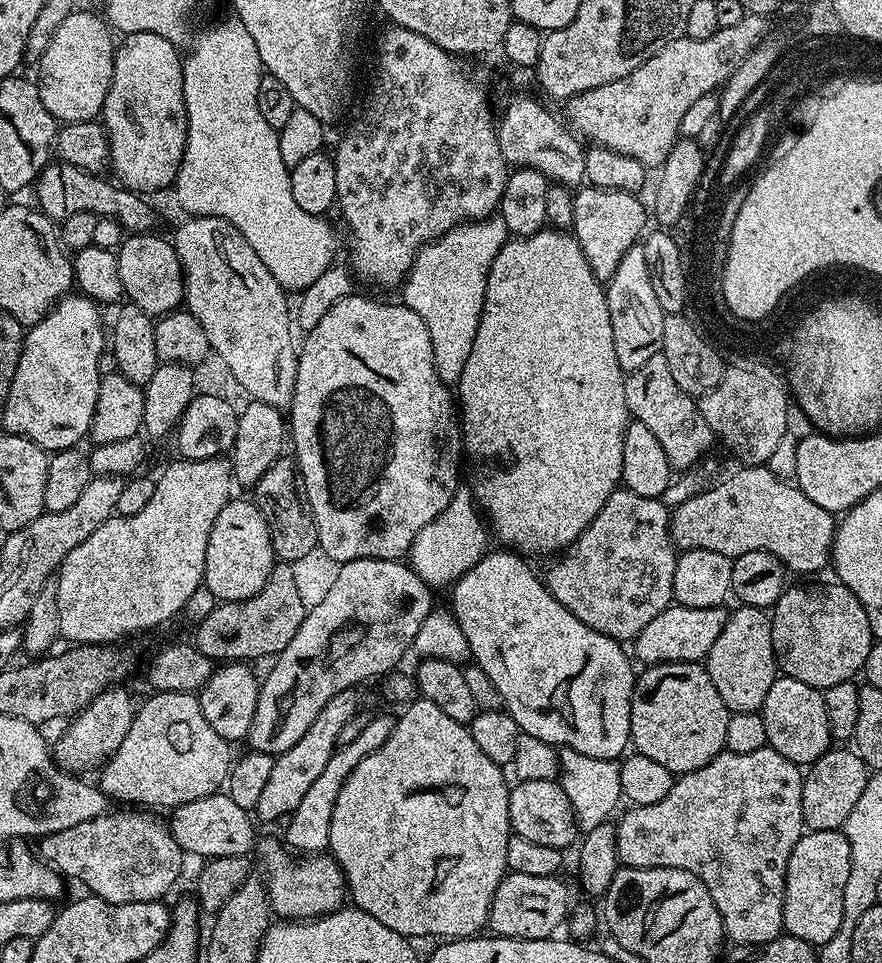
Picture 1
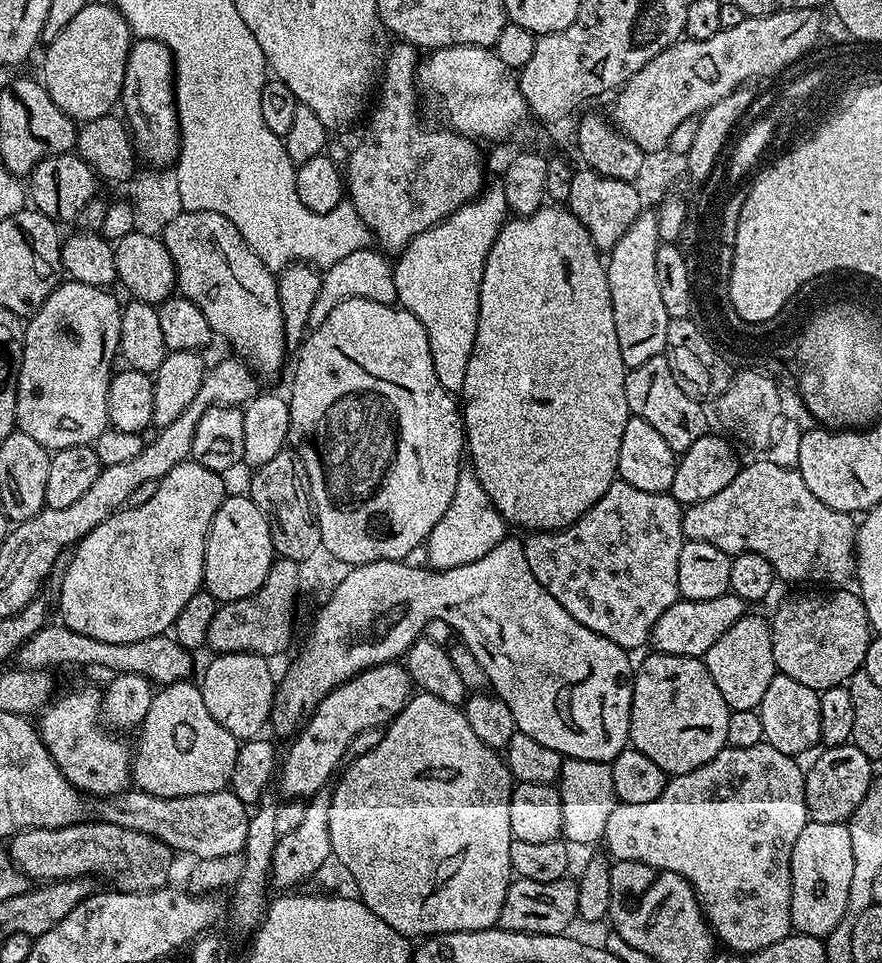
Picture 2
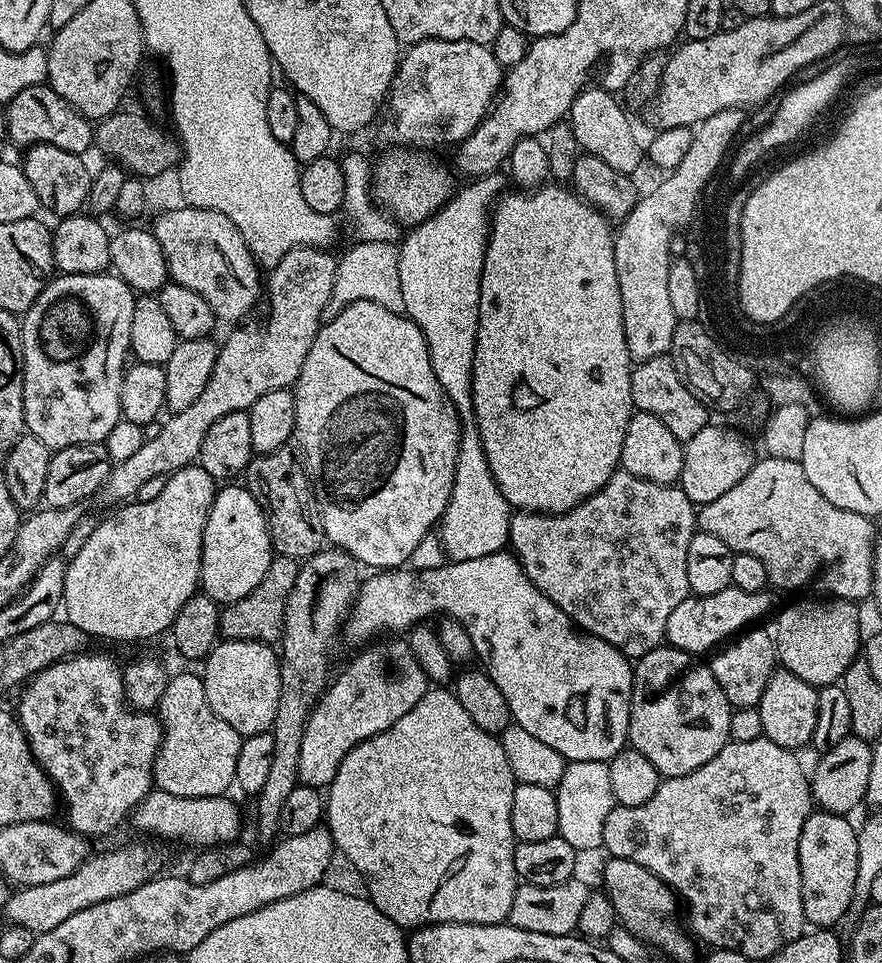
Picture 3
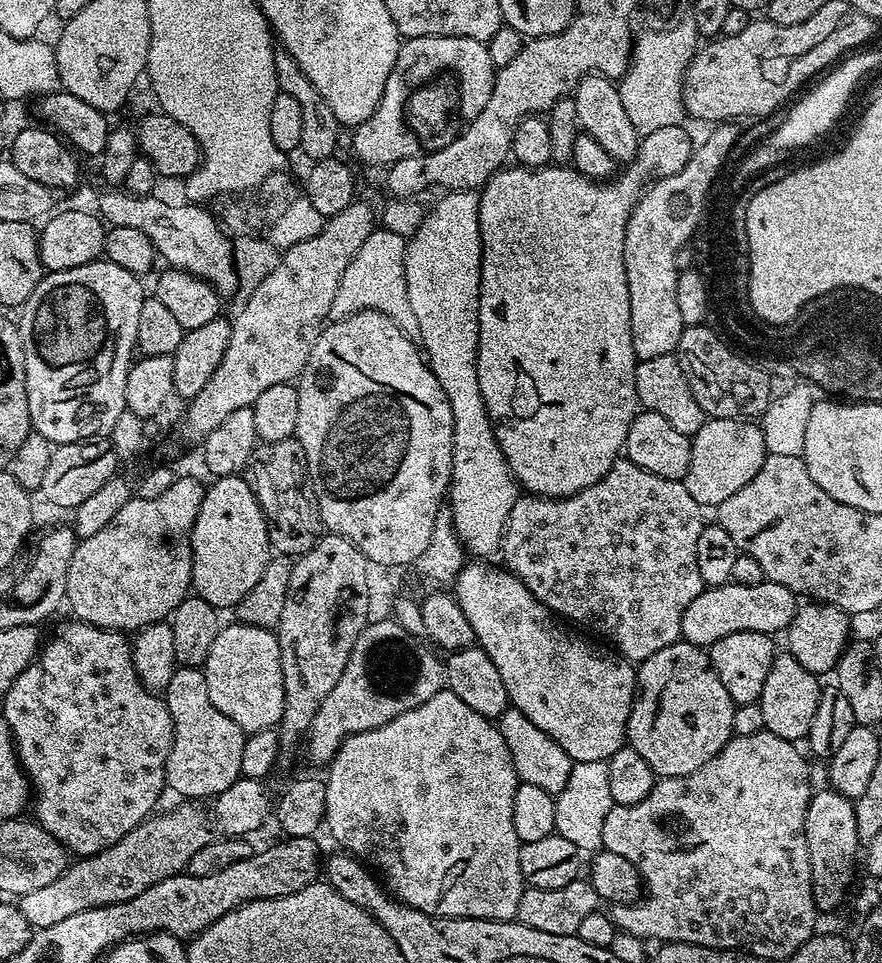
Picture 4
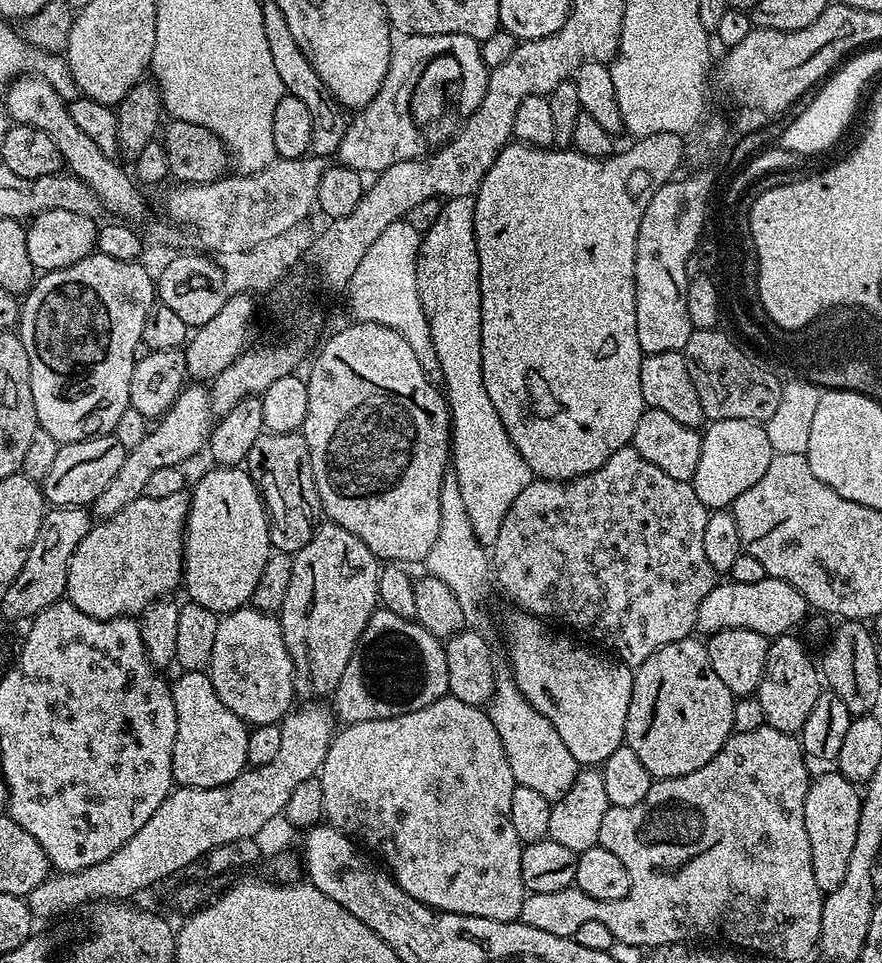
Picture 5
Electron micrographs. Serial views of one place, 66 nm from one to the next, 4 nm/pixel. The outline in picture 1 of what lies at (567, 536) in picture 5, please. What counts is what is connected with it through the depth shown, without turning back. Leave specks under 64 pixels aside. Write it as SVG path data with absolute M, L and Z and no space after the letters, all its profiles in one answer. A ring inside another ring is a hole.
M621 486L610 494L606 506L602 506L602 510L598 510L594 522L590 522L590 526L586 526L586 530L582 530L578 539L551 561L553 564L549 566L548 576L546 575L548 592L554 594L554 598L558 598L558 602L562 602L562 606L566 606L566 610L570 610L570 614L574 614L574 618L586 622L586 626L590 626L615 640L632 642L635 641L639 632L646 630L647 624L653 618L658 618L658 614L662 614L662 610L666 610L673 603L674 566L676 565L677 555L678 549L672 539L670 508L660 498L642 498L642 494L634 494L629 488Z

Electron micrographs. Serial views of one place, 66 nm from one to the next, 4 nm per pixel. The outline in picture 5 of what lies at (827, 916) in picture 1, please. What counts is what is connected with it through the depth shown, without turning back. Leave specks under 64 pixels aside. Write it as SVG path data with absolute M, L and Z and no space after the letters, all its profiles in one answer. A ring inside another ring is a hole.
M831 770L832 772L824 772L820 777L813 779L808 785L808 793L804 799L804 817L806 818L806 834L810 837L810 858L814 866L814 882L820 887L821 893L827 894L833 892L834 889L840 885L842 878L846 875L846 866L850 862L850 854L854 850L854 842L858 838L858 814L860 813L860 801L862 799L861 793L858 791L857 785L851 784L839 770Z

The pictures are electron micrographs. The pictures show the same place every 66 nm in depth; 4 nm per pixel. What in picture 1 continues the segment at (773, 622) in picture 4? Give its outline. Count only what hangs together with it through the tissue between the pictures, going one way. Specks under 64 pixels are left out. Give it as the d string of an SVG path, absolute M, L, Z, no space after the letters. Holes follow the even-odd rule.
M673 603L658 618L653 618L647 624L646 630L636 635L634 647L636 647L635 659L641 660L641 665L673 664L679 660L700 662L705 659L714 646L718 634L722 634L722 626L726 626L729 609L721 606L718 608L691 608Z

